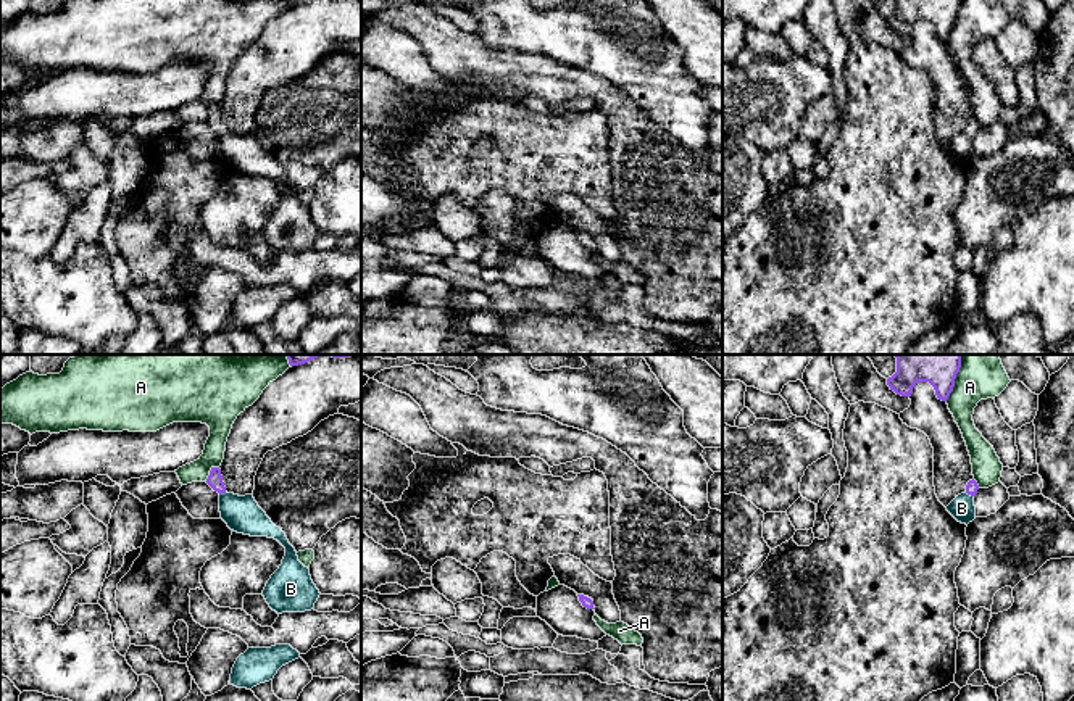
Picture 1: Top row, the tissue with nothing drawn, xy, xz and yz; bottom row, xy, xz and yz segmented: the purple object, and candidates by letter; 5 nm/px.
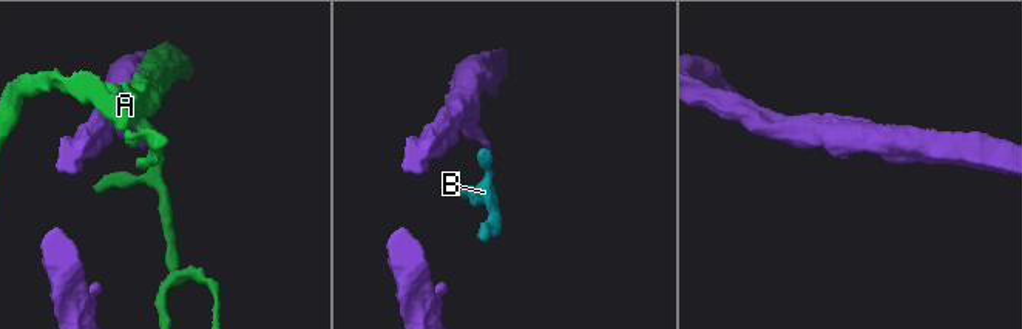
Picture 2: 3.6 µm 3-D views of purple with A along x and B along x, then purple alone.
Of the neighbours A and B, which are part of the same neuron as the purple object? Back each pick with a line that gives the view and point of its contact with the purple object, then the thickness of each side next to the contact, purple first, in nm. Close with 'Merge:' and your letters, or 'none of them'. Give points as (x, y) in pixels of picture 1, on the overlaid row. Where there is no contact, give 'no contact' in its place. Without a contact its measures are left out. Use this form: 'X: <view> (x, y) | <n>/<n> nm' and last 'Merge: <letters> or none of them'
B: yz (969, 493) | 60/120 nm
Merge: B

